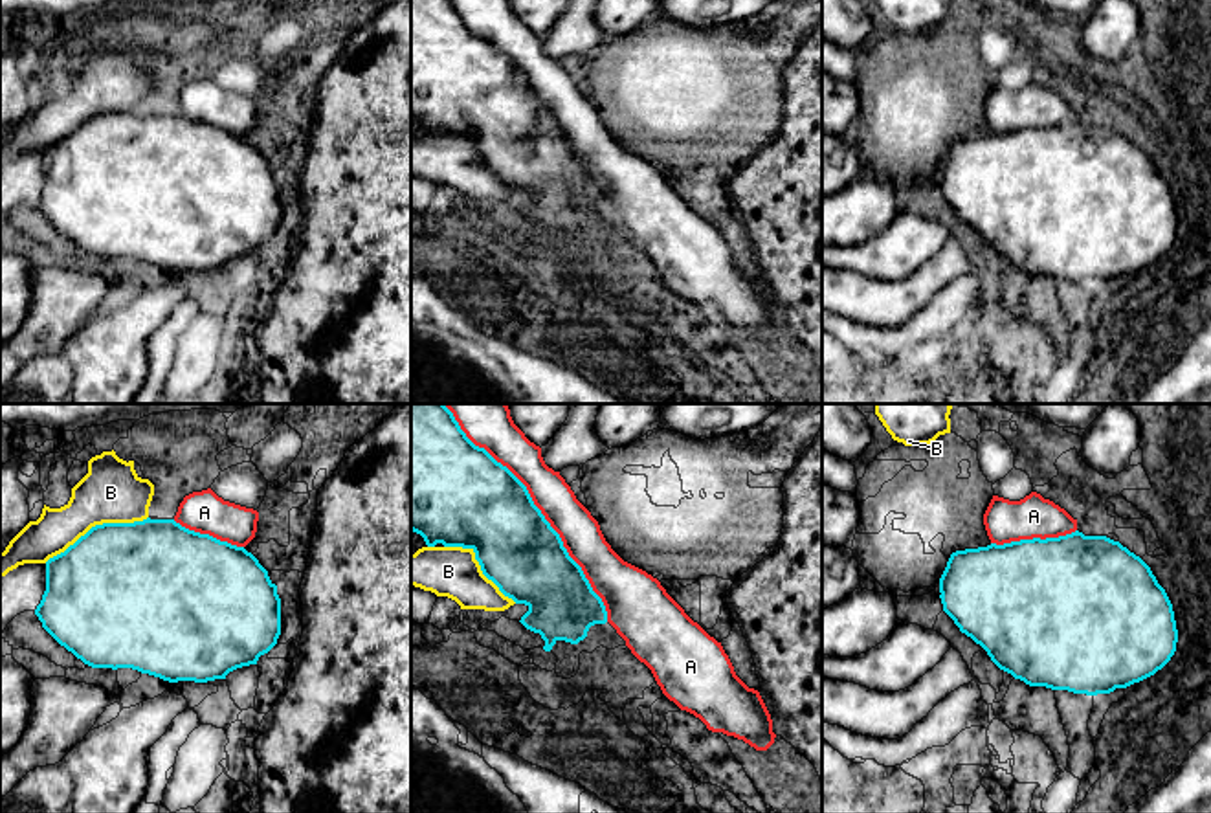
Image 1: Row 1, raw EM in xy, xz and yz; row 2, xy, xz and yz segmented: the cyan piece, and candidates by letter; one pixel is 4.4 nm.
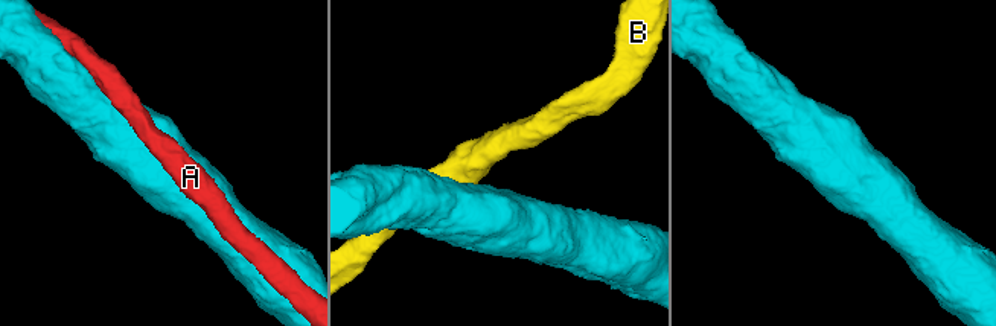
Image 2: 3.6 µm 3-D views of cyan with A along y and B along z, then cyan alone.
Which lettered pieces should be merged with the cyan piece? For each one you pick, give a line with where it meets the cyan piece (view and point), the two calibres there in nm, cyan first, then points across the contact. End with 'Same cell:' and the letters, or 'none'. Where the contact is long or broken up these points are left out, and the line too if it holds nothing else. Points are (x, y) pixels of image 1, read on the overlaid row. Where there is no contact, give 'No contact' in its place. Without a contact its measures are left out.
A: Touches cyan at xz (538, 509). Thickness 400 nm (cyan) against 180 nm
Same cell: A

